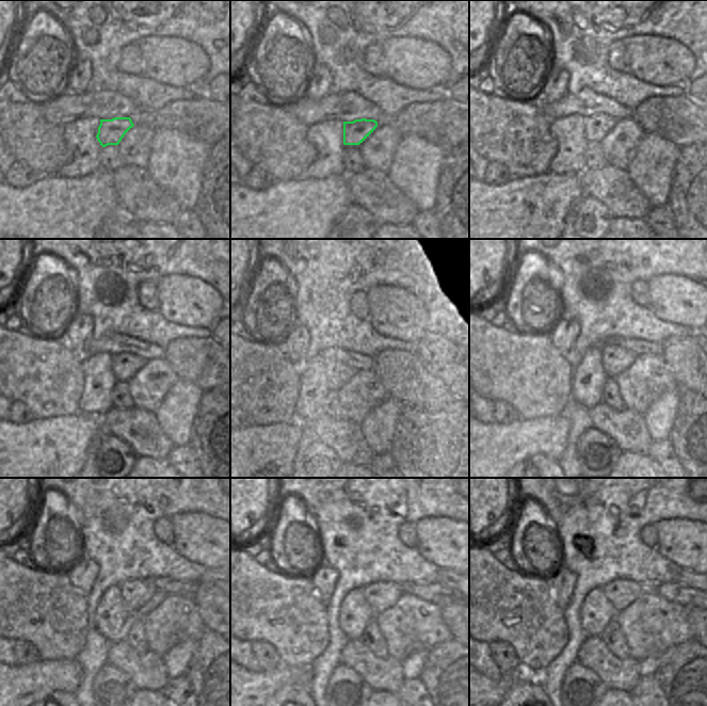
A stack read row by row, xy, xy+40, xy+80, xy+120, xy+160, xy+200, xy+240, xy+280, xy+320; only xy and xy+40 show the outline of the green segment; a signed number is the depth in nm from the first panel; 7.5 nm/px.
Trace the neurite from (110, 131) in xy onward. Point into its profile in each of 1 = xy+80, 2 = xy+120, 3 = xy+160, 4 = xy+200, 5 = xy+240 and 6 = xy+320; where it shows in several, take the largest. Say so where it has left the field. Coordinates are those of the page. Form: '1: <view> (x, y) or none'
1: xy+80 (596, 127)
2: xy+120 (125, 366)
3: xy+160 (365, 363)
4: xy+200 (615, 359)
5: xy+240 (142, 596)
6: xy+320 (621, 593)

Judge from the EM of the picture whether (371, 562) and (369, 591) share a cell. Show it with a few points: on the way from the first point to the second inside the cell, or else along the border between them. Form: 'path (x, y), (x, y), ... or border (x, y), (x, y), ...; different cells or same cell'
border (396, 582), (372, 581), (363, 589); different cells

